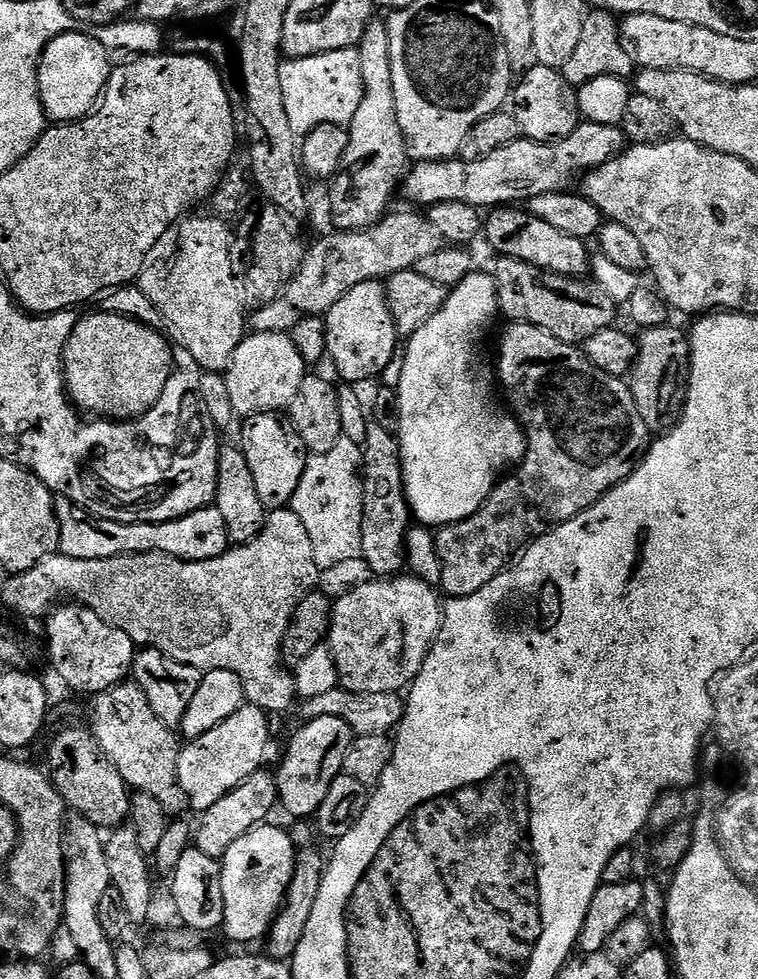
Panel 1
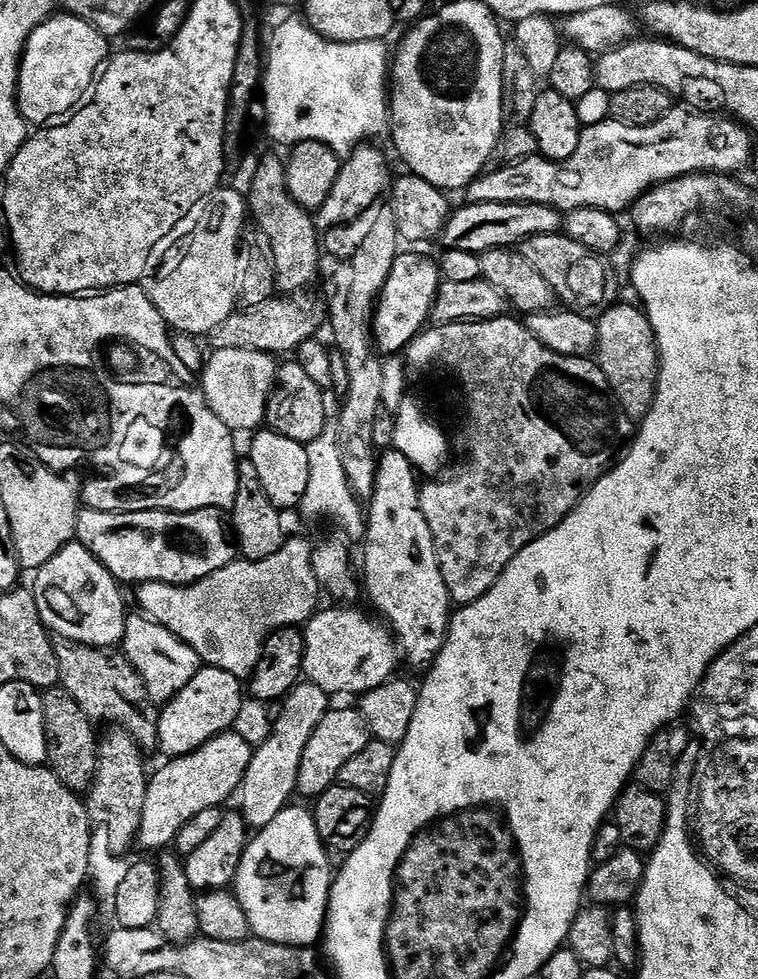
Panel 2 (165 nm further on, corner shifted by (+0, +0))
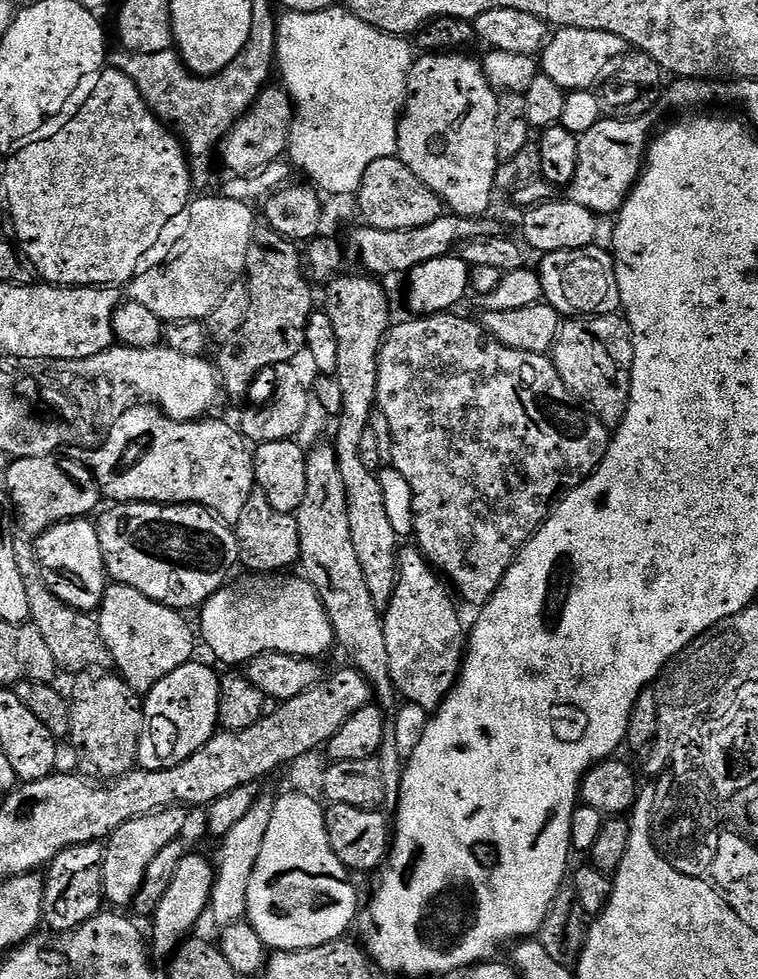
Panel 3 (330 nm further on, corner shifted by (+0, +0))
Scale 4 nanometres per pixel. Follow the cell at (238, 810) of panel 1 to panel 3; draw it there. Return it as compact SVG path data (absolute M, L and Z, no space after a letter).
M181 855L170 878L170 886L166 886L166 894L162 894L162 902L158 902L152 920L152 936L150 932L150 948L165 958L171 957L176 949L184 943L188 932L209 911L212 902L212 887L216 881L216 868L204 856Z

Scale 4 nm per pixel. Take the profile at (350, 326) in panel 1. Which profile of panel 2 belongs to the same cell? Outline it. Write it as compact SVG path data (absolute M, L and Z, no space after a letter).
M401 255L393 264L385 286L375 302L371 317L371 335L377 349L388 354L400 354L415 336L420 335L432 313L432 303L442 288L440 269L428 260Z

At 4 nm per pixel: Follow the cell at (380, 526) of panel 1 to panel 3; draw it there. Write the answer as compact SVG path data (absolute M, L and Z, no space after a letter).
M401 551L398 556L396 590L391 604L383 609L382 615L389 674L397 693L407 703L422 706L432 714L452 693L456 681L460 679L466 651L466 624L464 628L460 621L457 601L448 597L449 585L435 571L428 571L432 570L423 552Z

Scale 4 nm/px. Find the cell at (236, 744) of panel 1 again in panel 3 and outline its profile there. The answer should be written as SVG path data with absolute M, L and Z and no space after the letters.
M180 806L165 808L163 812L153 812L150 816L126 822L108 837L104 850L104 898L109 905L131 905L135 901L136 893L144 885L150 862L177 843L176 839L184 828L184 812Z

